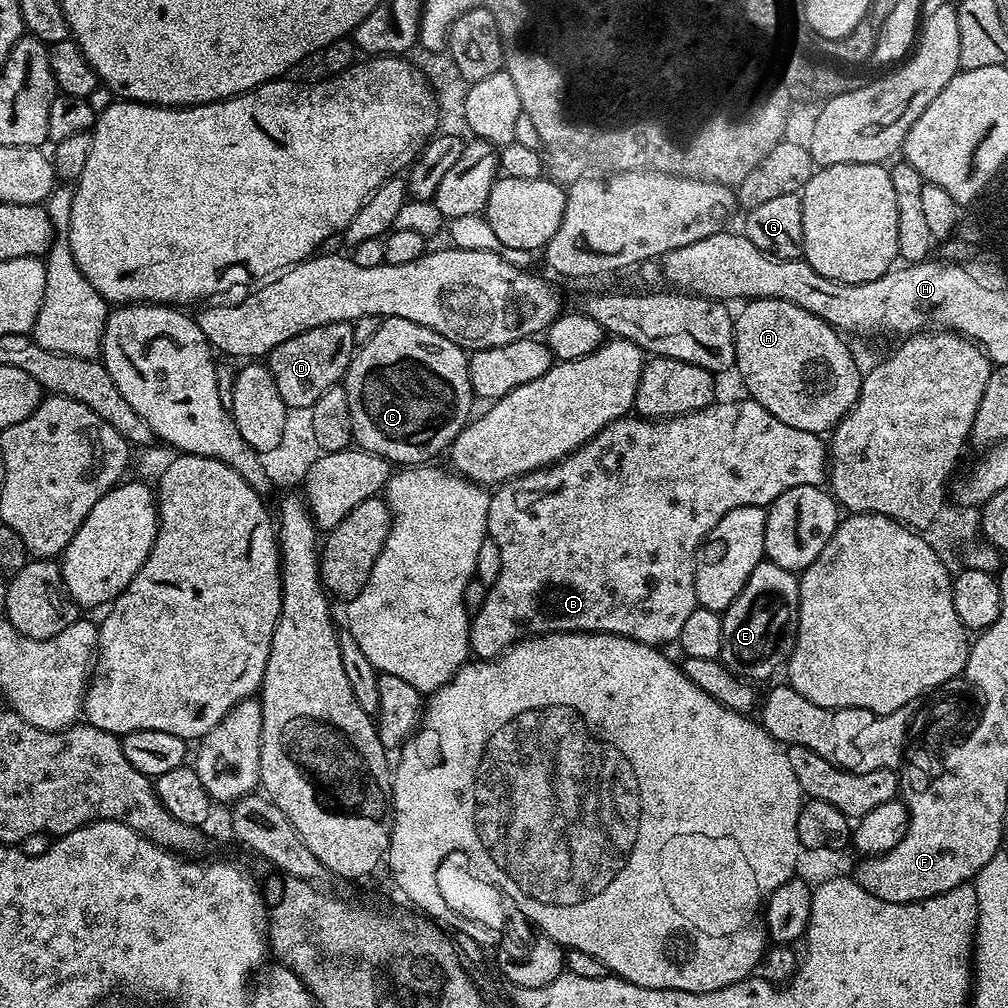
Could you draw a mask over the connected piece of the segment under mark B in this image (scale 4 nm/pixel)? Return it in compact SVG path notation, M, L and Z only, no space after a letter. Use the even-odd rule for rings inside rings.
M743 399L728 400L725 404L713 402L702 410L669 420L646 420L635 414L622 416L619 420L610 422L610 426L590 438L590 442L586 442L557 464L527 472L524 476L516 476L499 485L490 495L488 535L498 546L498 554L502 554L502 570L490 585L486 602L482 602L482 610L471 617L468 626L471 655L477 660L495 660L519 640L526 640L530 636L544 636L548 632L609 632L653 646L668 646L664 644L671 640L672 643L679 641L686 618L690 618L690 614L698 606L694 590L696 557L711 528L730 510L742 506L764 508L774 503L778 494L794 490L794 486L823 485L826 480L828 448L825 441L824 444L820 441L823 439L817 433L794 430L794 426L778 422L778 418L774 418L774 414L770 414L770 410L766 410L758 401Z

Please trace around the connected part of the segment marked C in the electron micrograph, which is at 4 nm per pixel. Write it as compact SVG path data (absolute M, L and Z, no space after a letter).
M397 316L381 319L378 332L355 349L342 381L350 398L353 441L364 451L378 454L396 466L424 466L435 461L432 459L451 445L473 415L468 357L469 353L450 342L450 338L418 322Z

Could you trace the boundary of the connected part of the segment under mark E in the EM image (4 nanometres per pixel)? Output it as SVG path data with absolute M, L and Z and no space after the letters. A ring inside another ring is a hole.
M767 558L761 560L758 566L754 566L754 574L750 574L746 586L742 586L738 598L734 598L732 605L722 614L724 621L722 622L722 650L718 657L720 663L725 668L730 669L735 676L741 676L749 682L766 679L776 668L776 639L787 628L789 631L790 625L795 621L799 610L800 581L797 573L782 570L782 566L770 562Z

